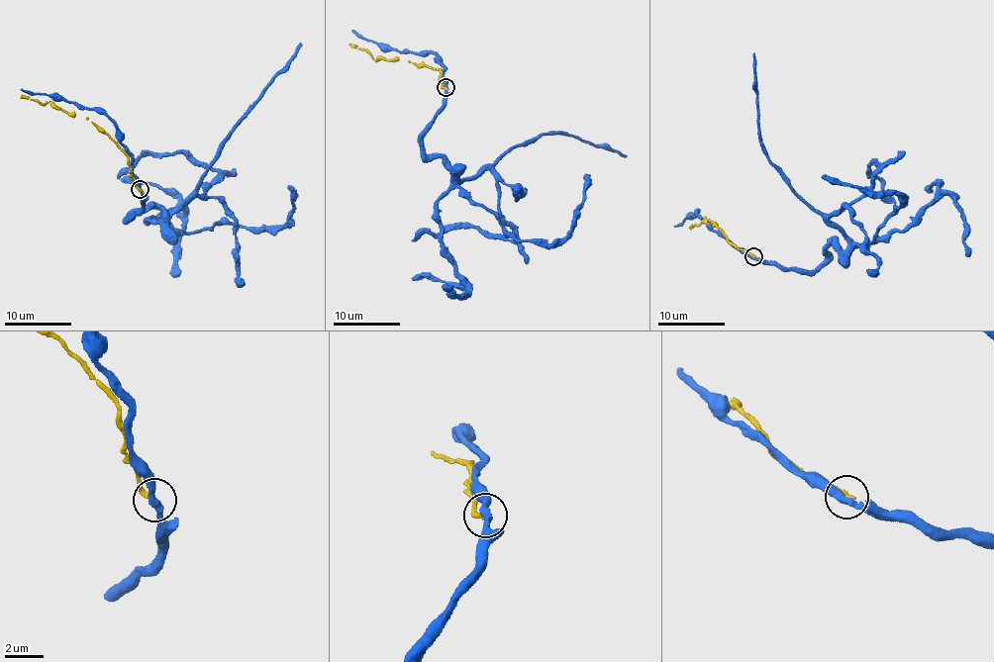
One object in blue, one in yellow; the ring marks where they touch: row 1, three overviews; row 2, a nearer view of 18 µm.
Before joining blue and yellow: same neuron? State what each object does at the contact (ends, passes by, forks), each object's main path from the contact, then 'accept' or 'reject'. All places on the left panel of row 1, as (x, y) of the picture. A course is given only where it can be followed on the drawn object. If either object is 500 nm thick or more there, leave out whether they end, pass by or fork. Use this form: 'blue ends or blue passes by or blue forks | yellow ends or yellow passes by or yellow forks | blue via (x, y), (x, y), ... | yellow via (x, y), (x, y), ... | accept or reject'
blue passes by | yellow ends | blue via (140, 190), (144, 204), (130, 220), (151, 208), (167, 223), (220, 172), (179, 152), (142, 155), (117, 179) | yellow via (140, 190), (132, 177), (129, 160), (107, 135), (86, 118), (68, 116), (49, 102), (39, 103), (21, 96) | reject

